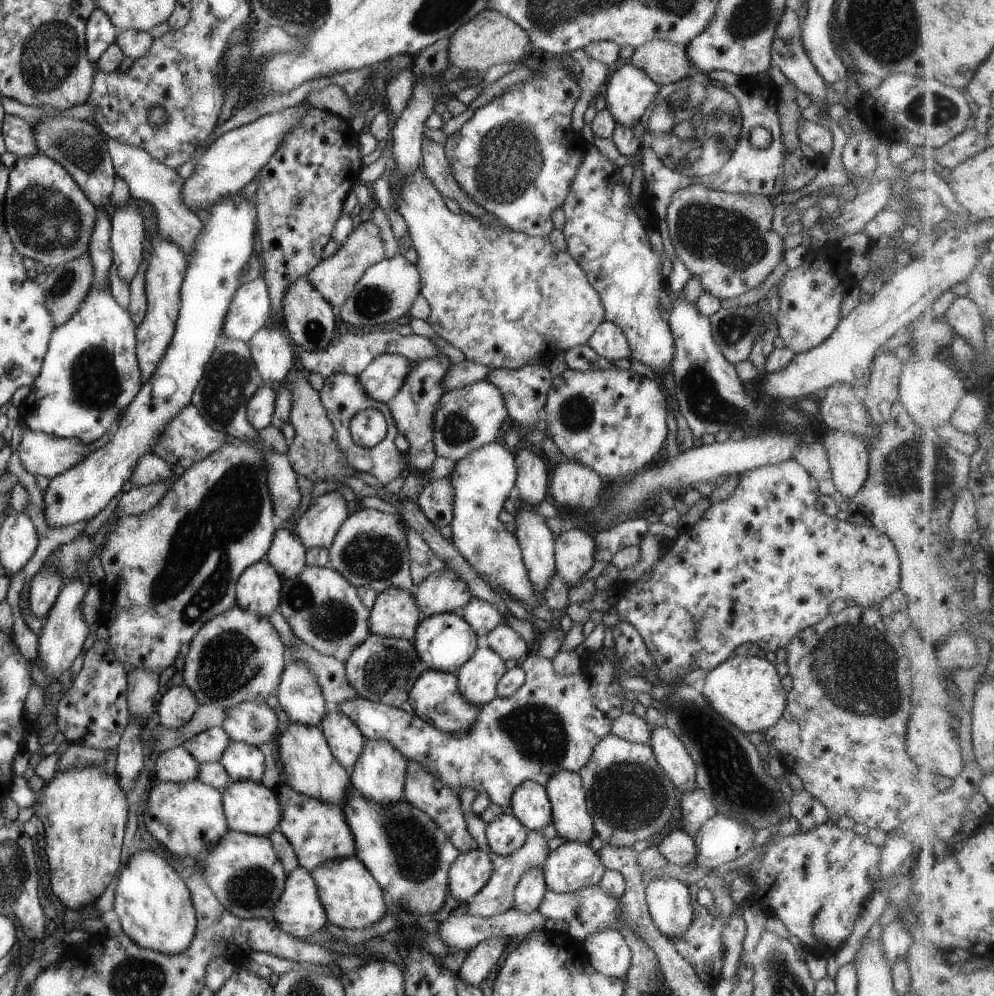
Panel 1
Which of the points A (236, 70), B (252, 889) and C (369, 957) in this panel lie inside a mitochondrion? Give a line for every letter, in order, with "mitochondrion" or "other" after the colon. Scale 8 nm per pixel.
A: mitochondrion
B: mitochondrion
C: other

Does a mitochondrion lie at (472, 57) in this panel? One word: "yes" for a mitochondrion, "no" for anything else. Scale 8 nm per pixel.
no

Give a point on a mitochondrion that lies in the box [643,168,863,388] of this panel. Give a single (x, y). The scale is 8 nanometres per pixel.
(707, 232)

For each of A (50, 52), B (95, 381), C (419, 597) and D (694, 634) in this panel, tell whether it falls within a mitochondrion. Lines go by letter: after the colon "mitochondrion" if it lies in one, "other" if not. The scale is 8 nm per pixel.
A: mitochondrion
B: mitochondrion
C: other
D: mitochondrion

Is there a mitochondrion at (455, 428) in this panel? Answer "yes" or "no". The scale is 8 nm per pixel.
yes

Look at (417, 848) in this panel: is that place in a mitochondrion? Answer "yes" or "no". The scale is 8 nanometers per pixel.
yes

